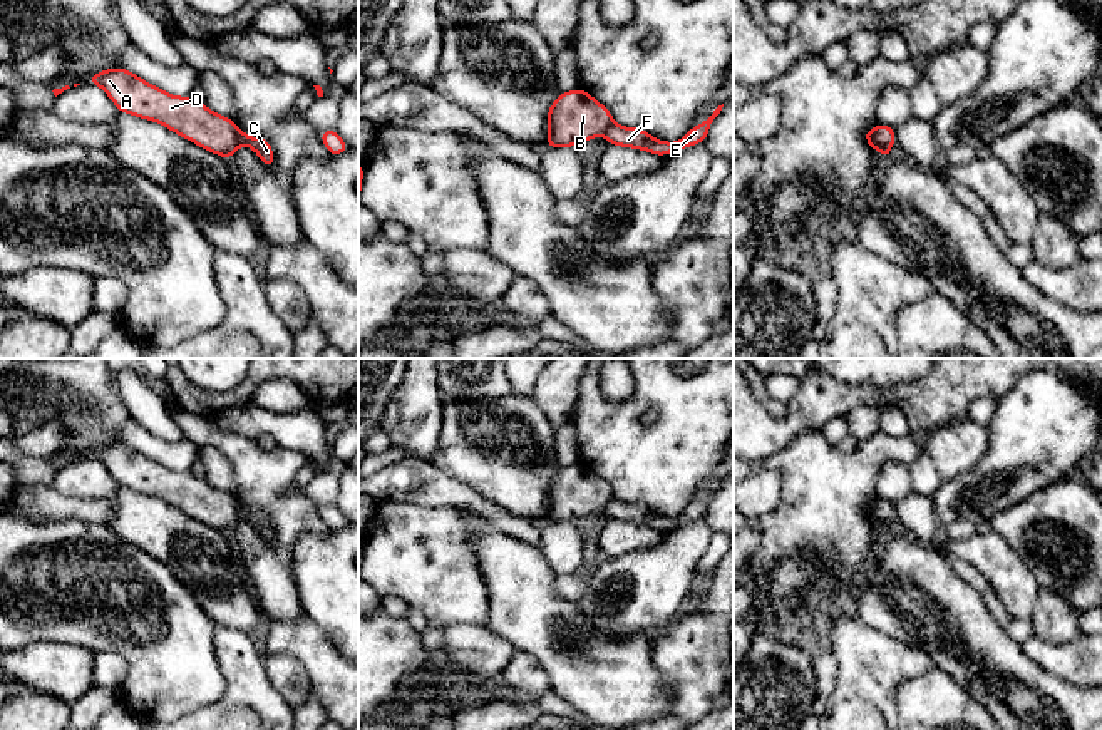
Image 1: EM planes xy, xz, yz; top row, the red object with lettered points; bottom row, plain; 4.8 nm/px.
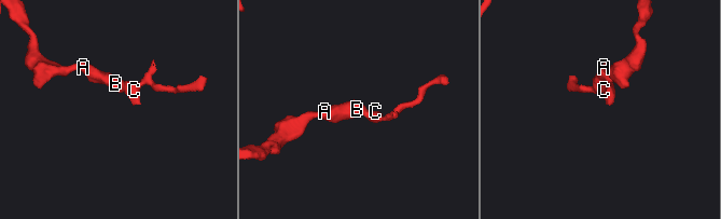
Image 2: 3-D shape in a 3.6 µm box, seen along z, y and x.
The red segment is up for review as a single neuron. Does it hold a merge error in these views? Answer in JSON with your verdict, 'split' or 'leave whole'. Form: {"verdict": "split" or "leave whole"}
{"verdict": "split"}

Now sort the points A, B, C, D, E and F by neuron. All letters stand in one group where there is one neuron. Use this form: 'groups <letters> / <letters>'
groups A B D / C E F

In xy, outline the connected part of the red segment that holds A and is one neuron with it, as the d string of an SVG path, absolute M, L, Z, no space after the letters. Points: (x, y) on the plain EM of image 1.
M124 442L97 447L87 454L87 459L99 460L119 487L162 499L216 531L231 534L239 522L234 496L213 487L189 470L171 470Z

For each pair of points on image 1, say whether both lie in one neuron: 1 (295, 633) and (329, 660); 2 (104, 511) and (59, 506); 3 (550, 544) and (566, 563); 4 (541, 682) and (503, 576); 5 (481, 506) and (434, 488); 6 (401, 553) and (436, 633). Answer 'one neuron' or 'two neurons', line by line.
1: one neuron
2: one neuron
3: one neuron
4: two neurons
5: one neuron
6: two neurons

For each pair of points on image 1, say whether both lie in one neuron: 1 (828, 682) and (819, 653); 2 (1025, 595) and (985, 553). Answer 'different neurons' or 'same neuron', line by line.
1: same neuron
2: same neuron

